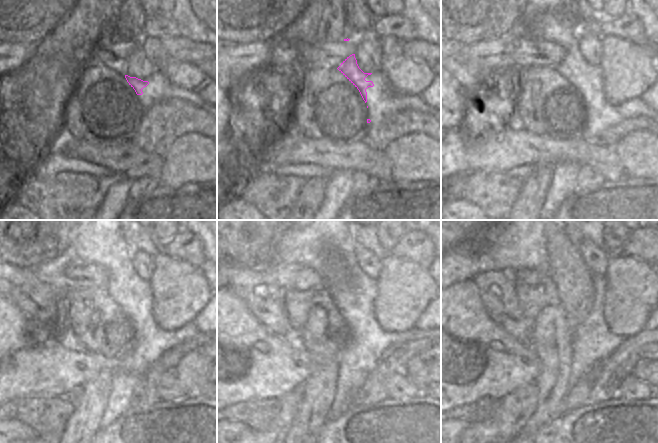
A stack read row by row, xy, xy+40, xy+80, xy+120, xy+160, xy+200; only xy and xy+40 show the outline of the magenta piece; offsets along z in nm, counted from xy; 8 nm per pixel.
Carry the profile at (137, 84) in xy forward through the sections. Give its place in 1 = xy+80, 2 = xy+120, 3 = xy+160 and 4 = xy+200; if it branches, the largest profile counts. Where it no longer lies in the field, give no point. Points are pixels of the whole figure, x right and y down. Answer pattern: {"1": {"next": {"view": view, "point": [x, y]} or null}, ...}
{"1": {"next": {"view": "xy+80", "point": [574, 68]}}, "2": {"next": {"view": "xy+120", "point": [126, 288]}}, "3": {"next": {"view": "xy+160", "point": [350, 288]}}, "4": {"next": {"view": "xy+200", "point": [575, 283]}}}

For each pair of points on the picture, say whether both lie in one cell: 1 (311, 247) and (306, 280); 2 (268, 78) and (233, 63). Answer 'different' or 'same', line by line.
1: different
2: different

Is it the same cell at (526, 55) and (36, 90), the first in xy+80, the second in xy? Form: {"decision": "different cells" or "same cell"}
{"decision": "different cells"}

